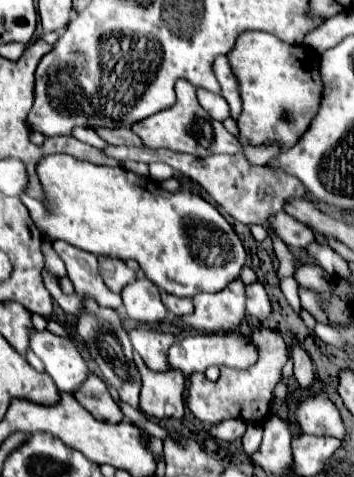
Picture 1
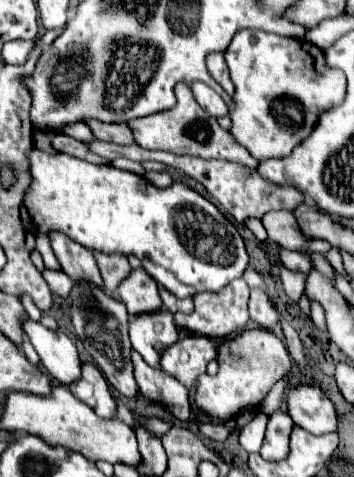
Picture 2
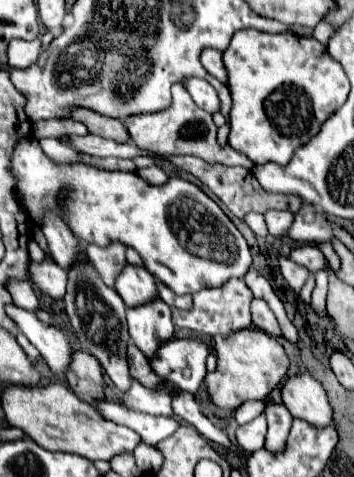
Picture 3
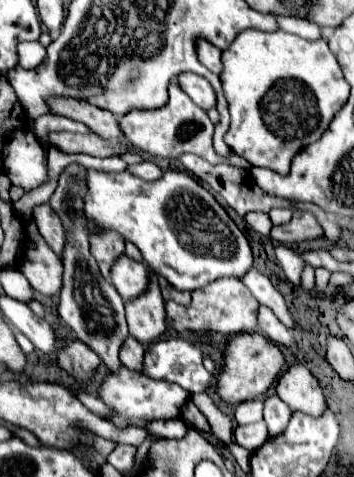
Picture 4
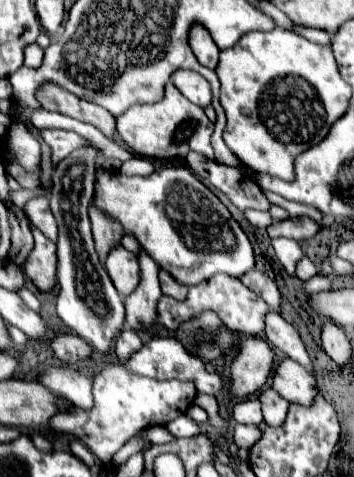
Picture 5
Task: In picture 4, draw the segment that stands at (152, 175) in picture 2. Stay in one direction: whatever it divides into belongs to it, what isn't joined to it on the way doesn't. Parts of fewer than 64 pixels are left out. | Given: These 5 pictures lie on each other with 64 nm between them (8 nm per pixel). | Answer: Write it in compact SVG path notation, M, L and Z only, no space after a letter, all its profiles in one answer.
M154 162L130 164L126 170L128 170L128 172L132 172L132 174L136 174L136 176L140 176L140 178L144 178L144 180L156 180L156 178L160 178L160 176L162 176L160 168L158 168Z

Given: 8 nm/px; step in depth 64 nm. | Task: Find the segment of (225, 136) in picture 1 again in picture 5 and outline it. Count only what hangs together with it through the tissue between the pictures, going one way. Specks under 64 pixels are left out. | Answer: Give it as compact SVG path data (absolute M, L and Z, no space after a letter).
M168 82L164 90L164 98L154 104L134 104L122 116L116 118L116 132L132 148L138 156L148 158L184 158L190 150L200 152L208 158L214 158L210 136L212 136L212 122L204 114L204 110L184 98L178 88Z

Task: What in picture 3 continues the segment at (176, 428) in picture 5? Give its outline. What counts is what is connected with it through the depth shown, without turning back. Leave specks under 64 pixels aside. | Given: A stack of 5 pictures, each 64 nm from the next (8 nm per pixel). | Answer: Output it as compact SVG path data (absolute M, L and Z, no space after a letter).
M102 402L98 412L108 418L114 420L118 424L126 424L128 428L136 430L146 446L156 446L160 440L170 438L176 430L178 430L178 422L174 418L162 418L162 416L148 416L148 414L140 414L140 412L126 412L122 406L110 402Z

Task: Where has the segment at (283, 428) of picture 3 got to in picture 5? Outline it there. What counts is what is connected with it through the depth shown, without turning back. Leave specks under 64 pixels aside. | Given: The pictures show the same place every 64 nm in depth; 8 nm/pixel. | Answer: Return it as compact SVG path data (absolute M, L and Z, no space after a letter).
M264 388L260 394L258 394L258 400L262 404L262 412L264 412L264 420L272 426L276 424L282 424L284 422L284 416L288 412L288 406L290 402L284 400L276 390L272 388Z

